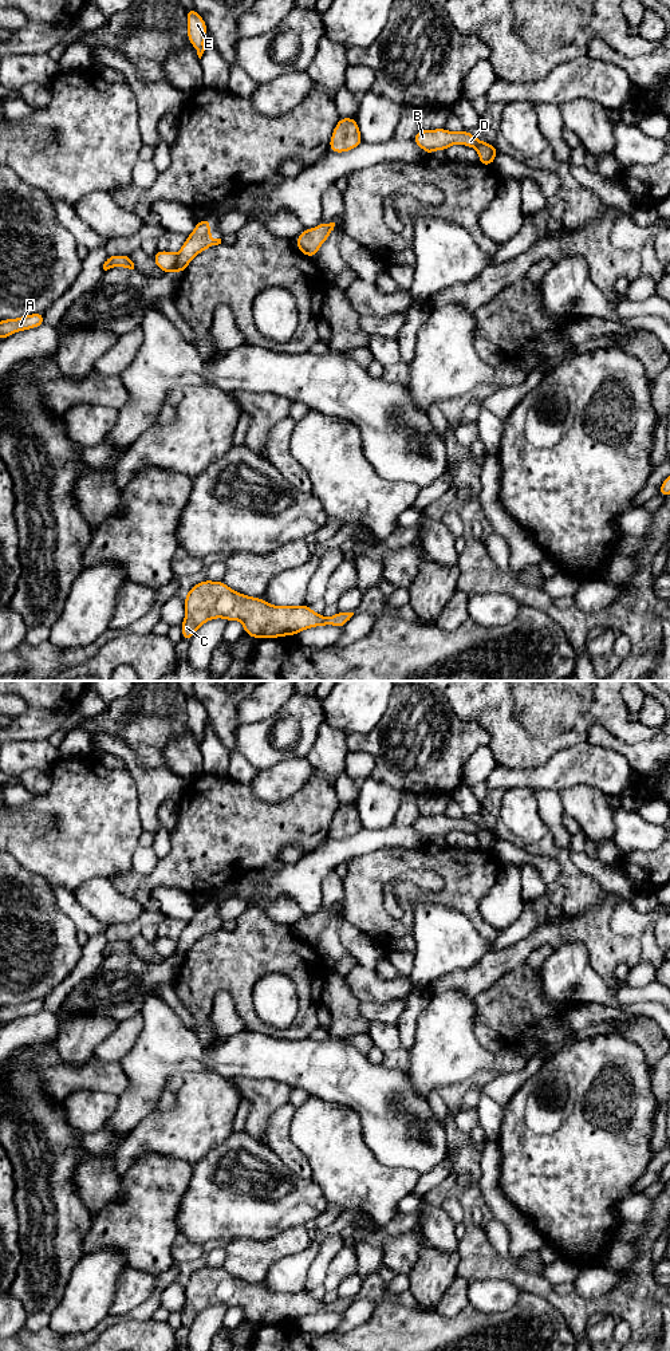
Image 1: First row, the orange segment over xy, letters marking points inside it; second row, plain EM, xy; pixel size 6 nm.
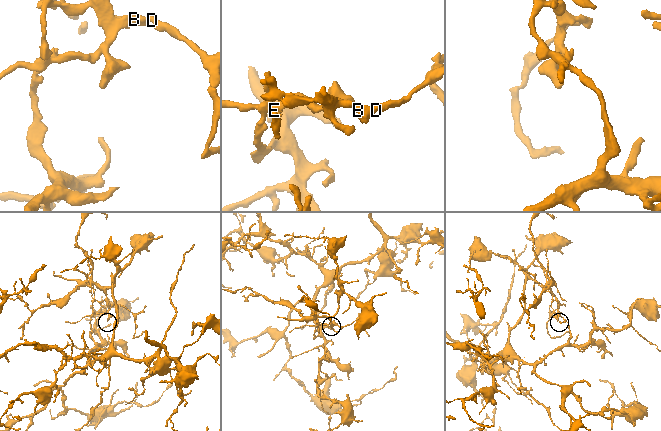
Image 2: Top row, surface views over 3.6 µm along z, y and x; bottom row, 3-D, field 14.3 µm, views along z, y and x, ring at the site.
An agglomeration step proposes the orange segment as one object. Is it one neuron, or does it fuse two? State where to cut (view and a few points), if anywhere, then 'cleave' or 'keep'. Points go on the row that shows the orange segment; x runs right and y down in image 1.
cut none; keep

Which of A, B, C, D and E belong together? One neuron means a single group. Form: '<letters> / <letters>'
A B C D E

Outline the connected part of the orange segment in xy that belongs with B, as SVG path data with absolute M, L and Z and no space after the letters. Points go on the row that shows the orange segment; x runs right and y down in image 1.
M446 129L418 130L411 141L421 146L426 155L436 150L446 150L454 143L474 147L480 155L478 164L490 168L493 159L500 151L497 147L489 145L488 142L477 139L470 134L470 131L466 130L460 133L453 133Z

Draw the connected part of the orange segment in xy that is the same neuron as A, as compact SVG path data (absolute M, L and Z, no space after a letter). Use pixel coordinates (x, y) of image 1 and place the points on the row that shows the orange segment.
M44 312L0 320L0 340L15 332L36 328L42 324L44 324Z

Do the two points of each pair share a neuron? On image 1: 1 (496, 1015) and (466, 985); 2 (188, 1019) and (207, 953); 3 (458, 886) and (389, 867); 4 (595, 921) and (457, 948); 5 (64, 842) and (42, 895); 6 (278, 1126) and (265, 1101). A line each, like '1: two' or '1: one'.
1: two
2: two
3: one
4: two
5: two
6: two

